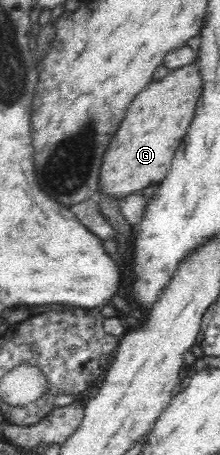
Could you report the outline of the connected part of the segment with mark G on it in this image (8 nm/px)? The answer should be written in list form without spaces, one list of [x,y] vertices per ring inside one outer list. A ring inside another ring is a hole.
[[[196,53],[193,62],[169,71],[161,78],[161,82],[149,84],[133,100],[133,104],[127,108],[125,120],[121,122],[121,128],[111,140],[111,148],[103,158],[98,192],[119,199],[163,181],[170,170],[173,154],[183,142],[188,126],[195,116],[203,83]]]

